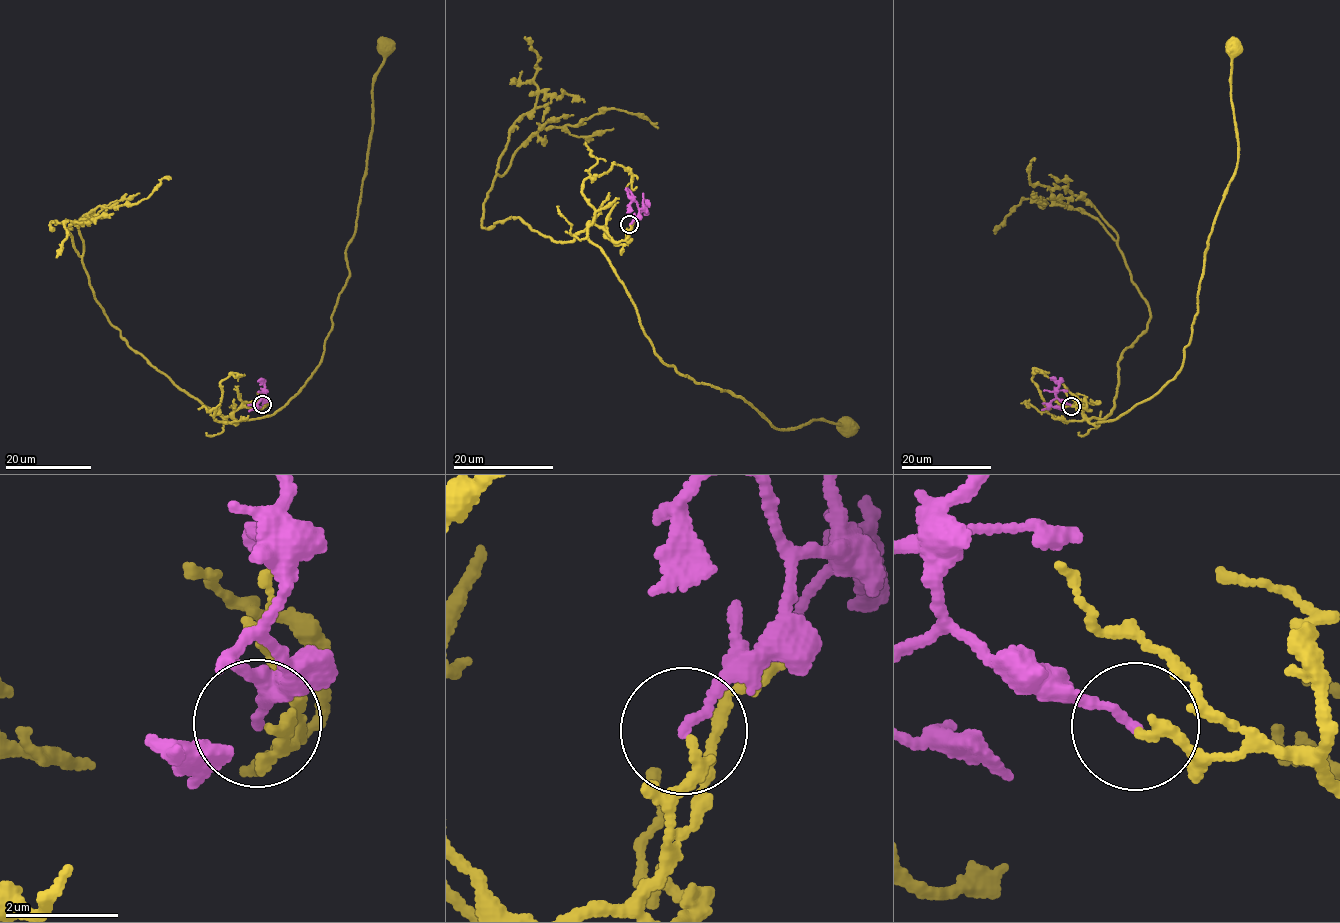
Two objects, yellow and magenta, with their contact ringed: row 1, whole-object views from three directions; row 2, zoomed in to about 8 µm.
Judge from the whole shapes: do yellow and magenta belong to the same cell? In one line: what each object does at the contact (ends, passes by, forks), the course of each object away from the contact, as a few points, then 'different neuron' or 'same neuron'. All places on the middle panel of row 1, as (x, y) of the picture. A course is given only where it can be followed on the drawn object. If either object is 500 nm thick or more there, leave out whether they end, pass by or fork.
yellow ends there; magenta ends there; yellow runs (630, 225), (614, 242), (592, 223), (588, 239), (661, 360), (742, 398), (775, 428), (820, 418), (845, 429); magenta runs (630, 225), (640, 209), (646, 211), (647, 199); same neuron

